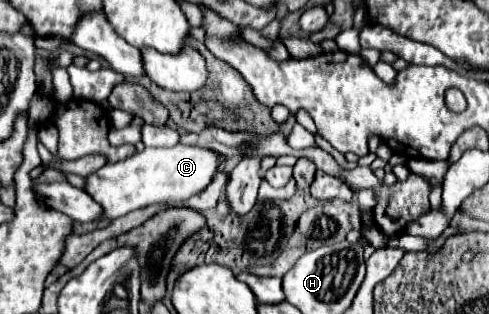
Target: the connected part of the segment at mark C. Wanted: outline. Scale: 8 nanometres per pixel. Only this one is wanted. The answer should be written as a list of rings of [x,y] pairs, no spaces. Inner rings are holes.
[[[177,144],[173,148],[145,148],[143,152],[137,152],[121,162],[107,164],[85,178],[85,192],[103,208],[97,222],[111,222],[127,212],[151,204],[173,204],[199,194],[215,176],[217,166],[219,156],[199,146]]]

